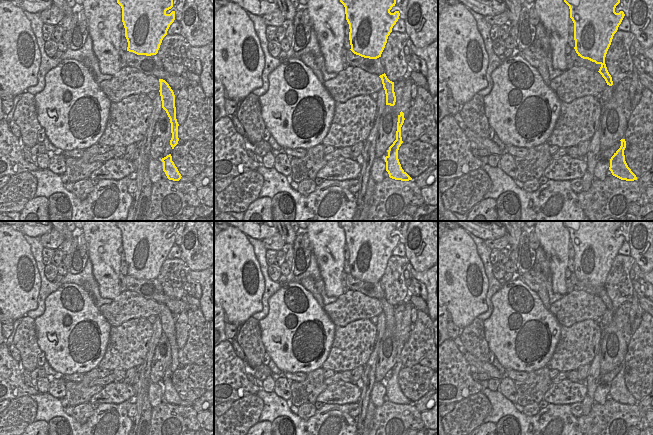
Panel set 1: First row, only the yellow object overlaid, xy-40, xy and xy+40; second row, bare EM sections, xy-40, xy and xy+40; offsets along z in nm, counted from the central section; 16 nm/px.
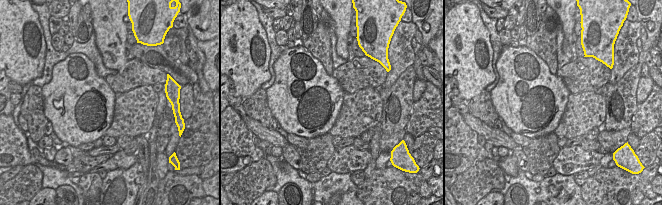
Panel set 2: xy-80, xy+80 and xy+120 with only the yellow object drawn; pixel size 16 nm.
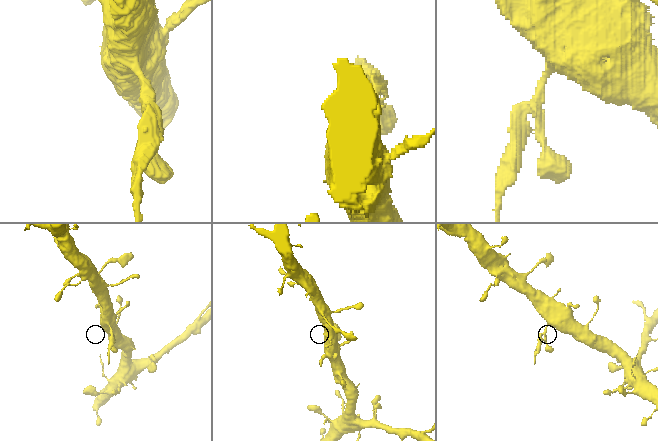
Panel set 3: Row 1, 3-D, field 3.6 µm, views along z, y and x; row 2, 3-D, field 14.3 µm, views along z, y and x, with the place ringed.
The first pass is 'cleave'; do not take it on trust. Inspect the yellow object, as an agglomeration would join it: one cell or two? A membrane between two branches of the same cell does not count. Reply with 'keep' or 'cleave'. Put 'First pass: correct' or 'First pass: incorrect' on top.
First pass: correct
cleave

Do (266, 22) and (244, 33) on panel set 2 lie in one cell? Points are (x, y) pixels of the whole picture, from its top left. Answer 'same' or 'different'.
different

